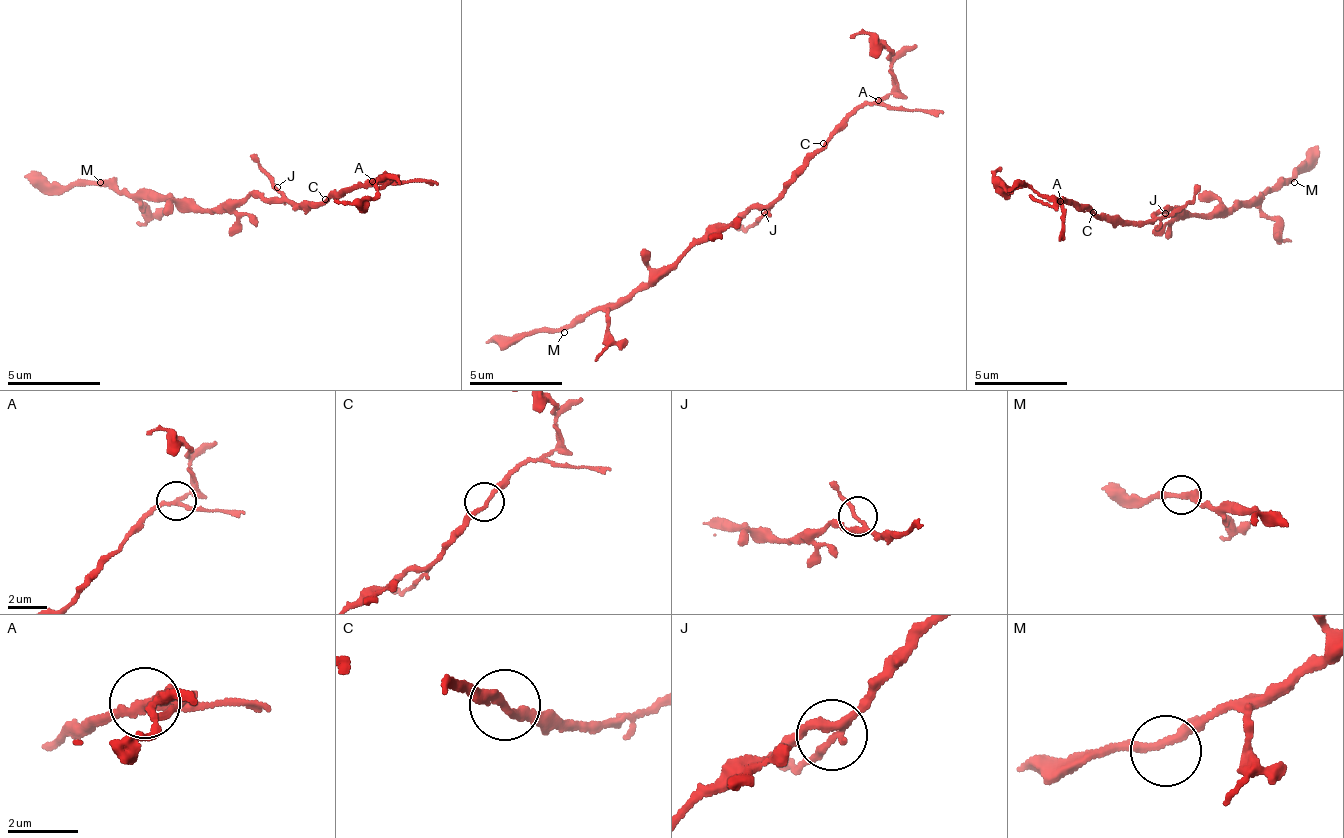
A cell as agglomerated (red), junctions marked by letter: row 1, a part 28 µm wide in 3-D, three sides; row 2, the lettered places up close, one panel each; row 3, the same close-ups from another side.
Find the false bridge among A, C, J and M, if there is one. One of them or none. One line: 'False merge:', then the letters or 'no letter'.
False merge: A

